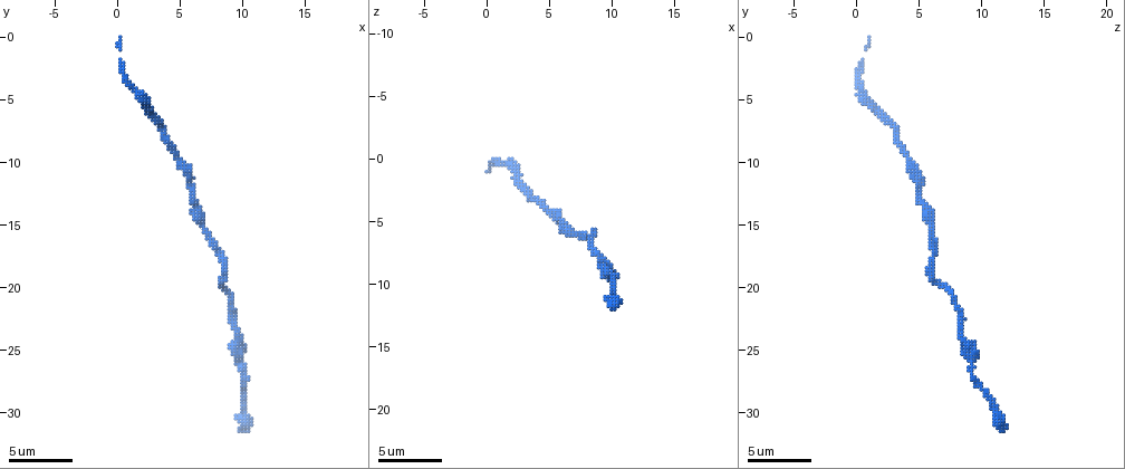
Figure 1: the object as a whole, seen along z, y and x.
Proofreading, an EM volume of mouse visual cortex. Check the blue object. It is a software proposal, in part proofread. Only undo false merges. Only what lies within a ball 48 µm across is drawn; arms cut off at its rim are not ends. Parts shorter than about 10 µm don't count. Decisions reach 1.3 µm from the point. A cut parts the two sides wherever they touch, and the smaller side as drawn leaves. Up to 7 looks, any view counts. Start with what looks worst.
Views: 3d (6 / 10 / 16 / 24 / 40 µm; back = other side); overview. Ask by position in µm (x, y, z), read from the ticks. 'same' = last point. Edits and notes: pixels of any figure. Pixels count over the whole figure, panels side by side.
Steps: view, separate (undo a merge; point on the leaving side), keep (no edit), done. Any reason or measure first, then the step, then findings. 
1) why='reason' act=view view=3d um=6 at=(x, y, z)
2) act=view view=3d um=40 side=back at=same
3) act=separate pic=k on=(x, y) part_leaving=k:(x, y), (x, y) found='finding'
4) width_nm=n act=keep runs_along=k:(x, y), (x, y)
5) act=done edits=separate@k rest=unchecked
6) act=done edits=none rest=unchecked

why='sudden change in width' act=view view=3d um=10 at=(9.6, 23.6, 8.6)

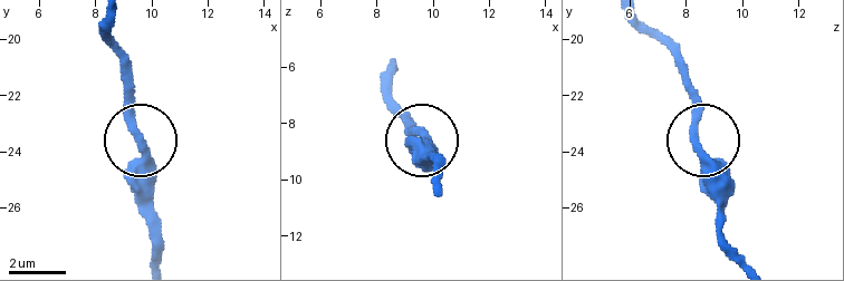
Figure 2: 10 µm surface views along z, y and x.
act=keep runs_along=2:(107, 23), (136, 146), (136, 209) found='continuous, no second cell'

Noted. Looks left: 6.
act=view view=3d um=6 at=(6.8, 15.4, 6.0)

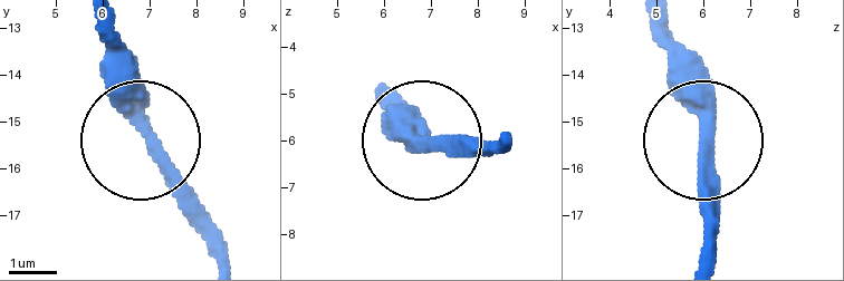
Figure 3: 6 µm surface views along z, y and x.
act=keep runs_along=3:(145, 131), (145, 90), (109, 18) found='one cell here'

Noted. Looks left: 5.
why='calibre changes' act=view view=3d um=6 at=(5.2, 10.0, 4.2)

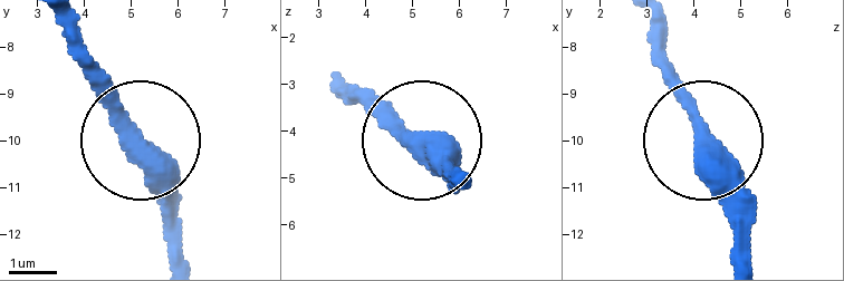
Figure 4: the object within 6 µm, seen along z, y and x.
act=view view=3d um=6 side=back at=(5.05, 9.85, 4.25)

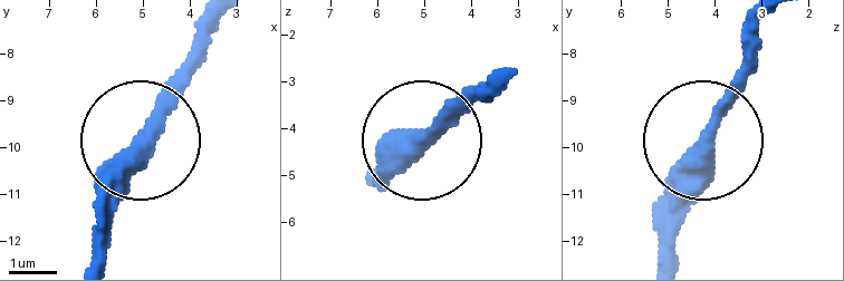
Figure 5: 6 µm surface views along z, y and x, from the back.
act=keep runs_along=5:(97, 254), (105, 171), (204, 55) found='continuous, no second cell'

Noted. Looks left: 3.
act=done edits=none rest=unchecked

